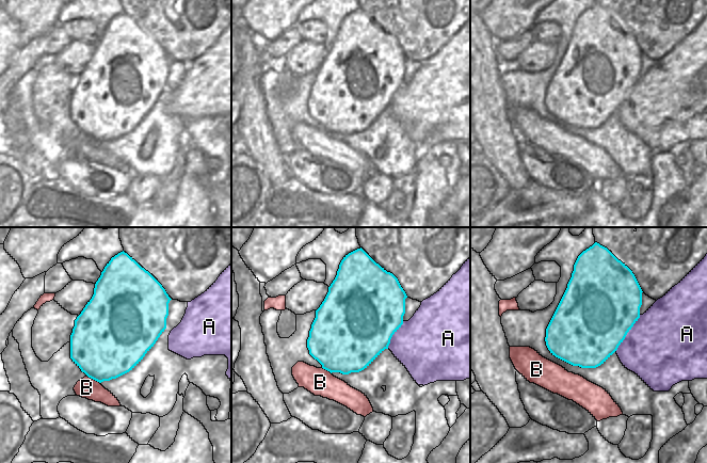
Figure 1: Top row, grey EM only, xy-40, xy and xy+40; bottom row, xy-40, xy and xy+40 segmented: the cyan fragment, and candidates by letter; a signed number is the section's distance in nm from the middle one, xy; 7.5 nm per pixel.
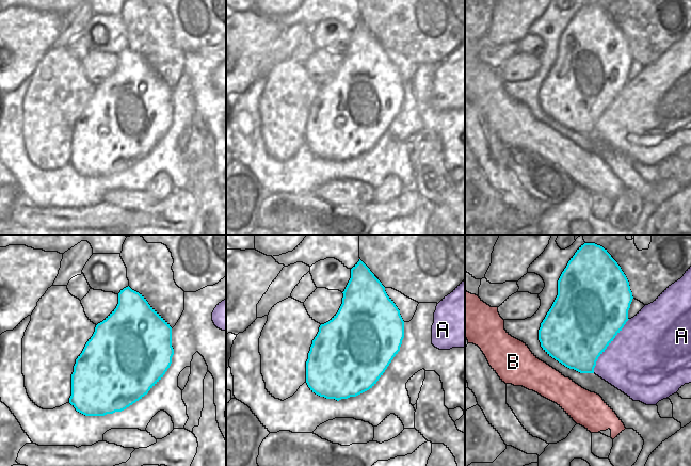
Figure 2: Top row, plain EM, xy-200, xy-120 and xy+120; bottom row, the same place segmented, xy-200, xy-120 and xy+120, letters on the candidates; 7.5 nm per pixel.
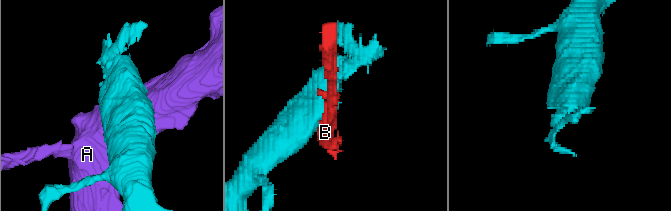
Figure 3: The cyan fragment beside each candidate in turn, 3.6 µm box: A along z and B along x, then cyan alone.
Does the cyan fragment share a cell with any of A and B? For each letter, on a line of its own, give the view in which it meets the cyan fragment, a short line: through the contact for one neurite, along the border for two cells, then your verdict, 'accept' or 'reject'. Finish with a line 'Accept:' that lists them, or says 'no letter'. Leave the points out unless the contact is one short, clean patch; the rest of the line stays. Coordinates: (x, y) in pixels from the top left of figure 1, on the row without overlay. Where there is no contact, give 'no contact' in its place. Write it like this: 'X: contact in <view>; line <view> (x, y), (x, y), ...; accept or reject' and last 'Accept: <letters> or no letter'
A: contact in xy+40; reject
B: contact in xy-40; line xy-40 (86, 136), (99, 144); reject
Accept: no letter

